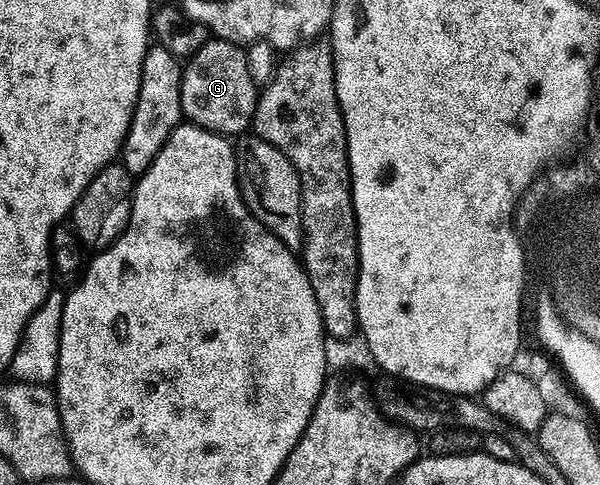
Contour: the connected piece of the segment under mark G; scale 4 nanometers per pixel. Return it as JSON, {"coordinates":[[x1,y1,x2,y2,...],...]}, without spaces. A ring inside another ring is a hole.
{"coordinates":[[211,39,185,62,182,71,182,115,191,125,213,133,242,135,251,128,259,86,248,75,246,49,230,41]]}

